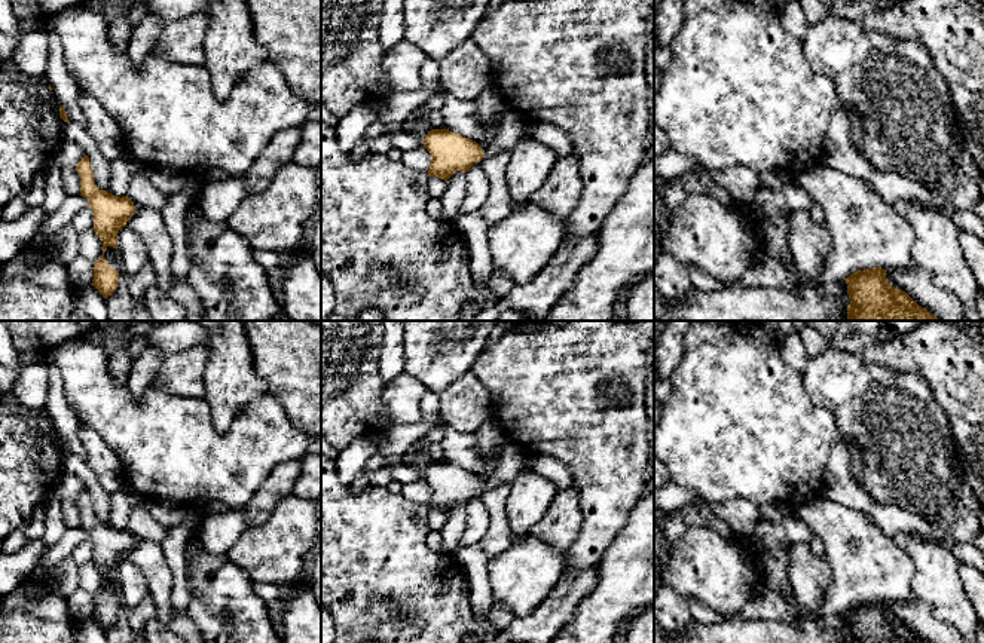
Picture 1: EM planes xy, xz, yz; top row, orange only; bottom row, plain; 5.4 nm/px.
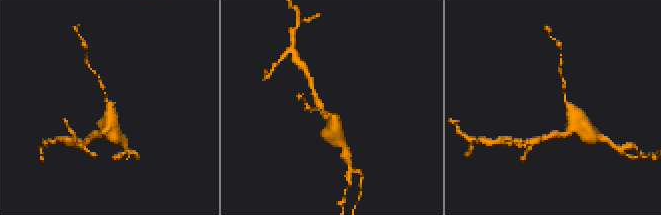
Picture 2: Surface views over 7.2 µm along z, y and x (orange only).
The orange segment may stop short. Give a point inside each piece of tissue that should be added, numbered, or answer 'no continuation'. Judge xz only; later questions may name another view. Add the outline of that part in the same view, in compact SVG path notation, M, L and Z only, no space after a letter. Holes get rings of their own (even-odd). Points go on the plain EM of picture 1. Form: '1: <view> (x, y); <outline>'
1: xz (513, 459); M507 440L492 477L483 483L485 490L510 484L520 472L529 469L526 463L532 460L534 454L526 445Z

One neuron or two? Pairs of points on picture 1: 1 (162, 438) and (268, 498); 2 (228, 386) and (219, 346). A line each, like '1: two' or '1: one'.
1: two
2: one

